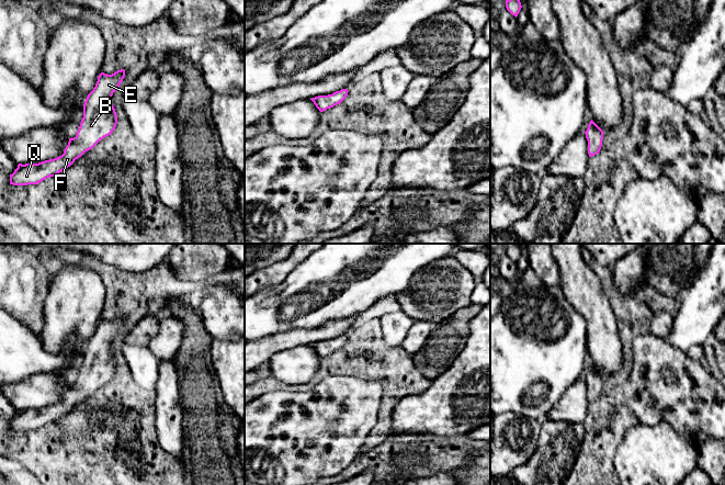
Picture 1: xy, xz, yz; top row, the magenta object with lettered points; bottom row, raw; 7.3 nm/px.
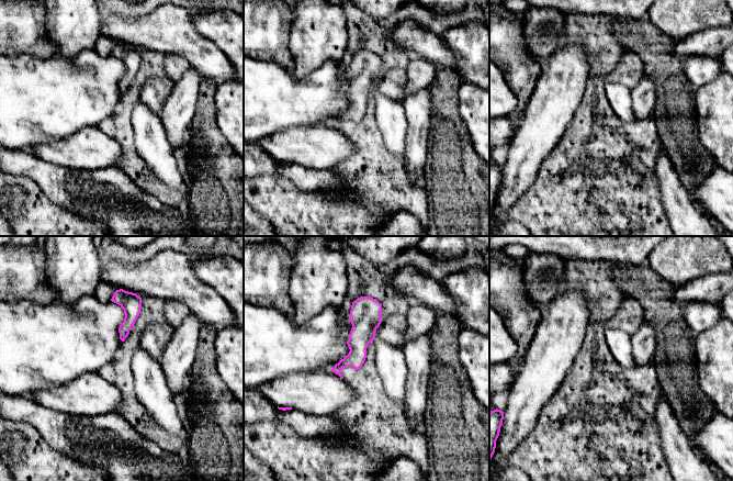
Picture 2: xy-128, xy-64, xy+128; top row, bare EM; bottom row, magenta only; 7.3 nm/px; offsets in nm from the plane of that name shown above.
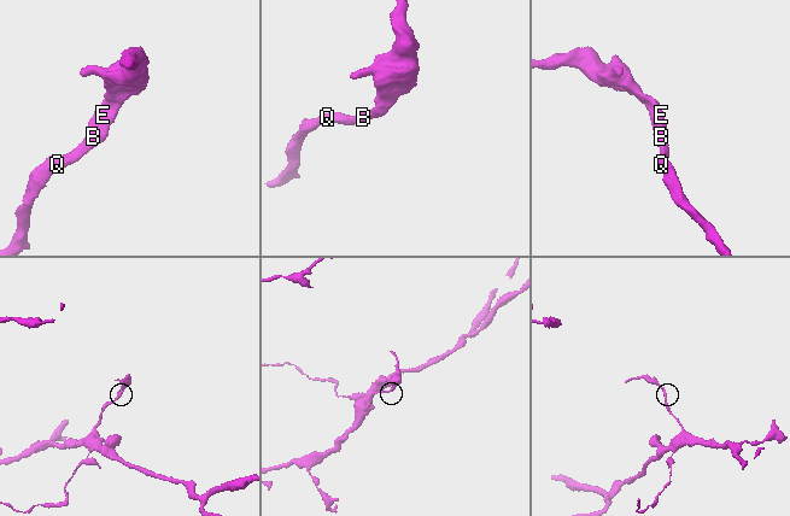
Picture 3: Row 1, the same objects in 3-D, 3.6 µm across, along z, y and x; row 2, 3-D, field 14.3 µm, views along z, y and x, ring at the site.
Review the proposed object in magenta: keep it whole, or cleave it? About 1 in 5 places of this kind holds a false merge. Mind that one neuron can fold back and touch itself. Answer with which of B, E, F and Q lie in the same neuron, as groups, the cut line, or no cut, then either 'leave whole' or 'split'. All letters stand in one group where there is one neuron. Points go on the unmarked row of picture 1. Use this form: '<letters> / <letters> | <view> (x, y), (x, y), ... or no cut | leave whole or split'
B E F Q | no cut | leave whole

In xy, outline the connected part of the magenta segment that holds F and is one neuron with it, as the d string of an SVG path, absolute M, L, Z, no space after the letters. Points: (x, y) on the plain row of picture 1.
M121 315L112 320L101 318L93 336L83 350L83 363L77 381L69 384L64 399L38 409L19 409L10 420L10 430L37 430L70 413L76 405L92 395L101 385L112 380L117 370L117 360L112 350L112 341L125 323Z

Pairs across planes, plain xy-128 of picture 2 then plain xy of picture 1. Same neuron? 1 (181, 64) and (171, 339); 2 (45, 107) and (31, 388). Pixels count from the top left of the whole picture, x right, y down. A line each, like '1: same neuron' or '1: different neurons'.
1: same neuron
2: different neurons

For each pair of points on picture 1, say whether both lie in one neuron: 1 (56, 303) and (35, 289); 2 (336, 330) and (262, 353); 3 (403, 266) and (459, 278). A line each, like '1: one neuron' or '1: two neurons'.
1: two neurons
2: one neuron
3: two neurons

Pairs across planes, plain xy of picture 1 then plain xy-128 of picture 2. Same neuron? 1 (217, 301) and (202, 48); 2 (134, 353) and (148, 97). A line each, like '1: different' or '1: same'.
1: different
2: different

